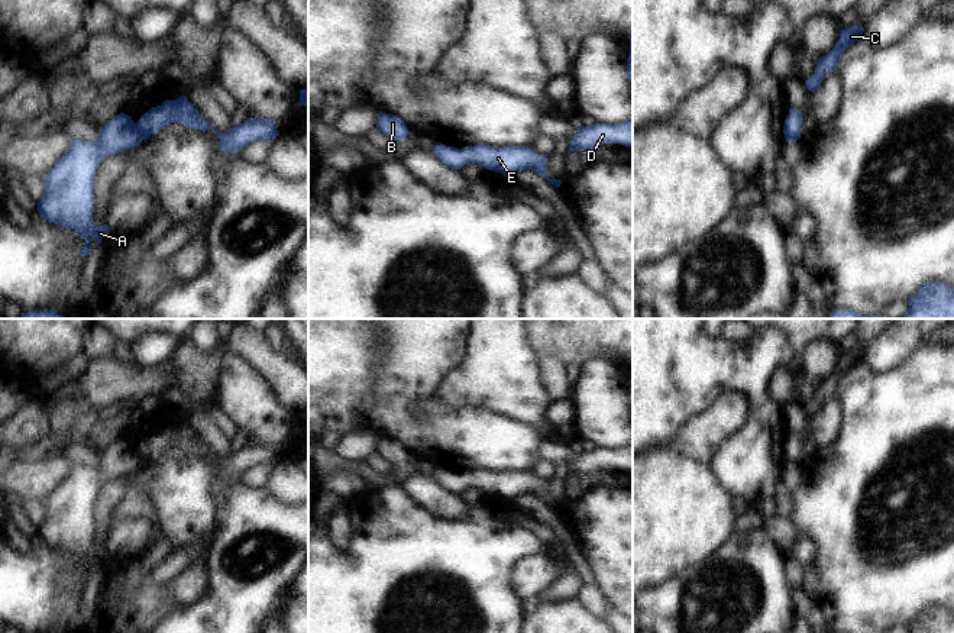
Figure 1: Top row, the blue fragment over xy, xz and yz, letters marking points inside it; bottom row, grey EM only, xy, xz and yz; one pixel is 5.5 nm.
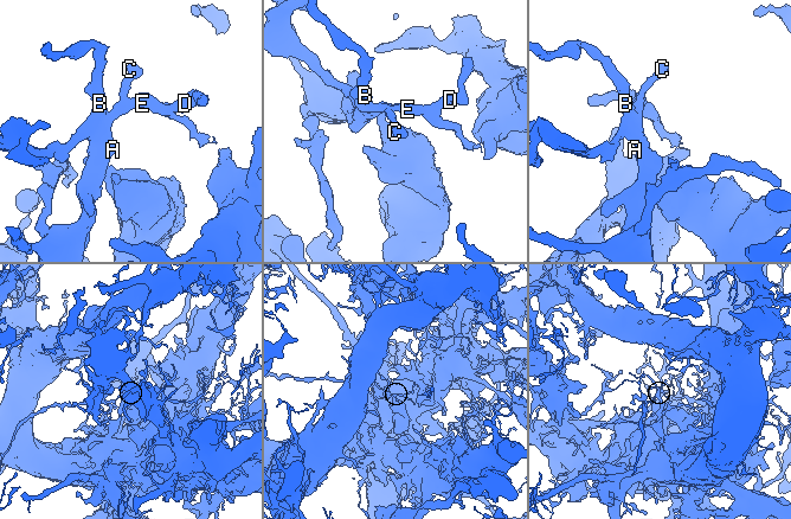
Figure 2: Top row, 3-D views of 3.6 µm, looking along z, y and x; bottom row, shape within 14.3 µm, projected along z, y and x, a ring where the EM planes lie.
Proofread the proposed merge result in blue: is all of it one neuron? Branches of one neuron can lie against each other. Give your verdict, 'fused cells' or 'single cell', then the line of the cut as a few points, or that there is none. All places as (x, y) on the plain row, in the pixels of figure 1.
single cell; cut none

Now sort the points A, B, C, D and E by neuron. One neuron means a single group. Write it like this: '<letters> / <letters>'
A B C D E

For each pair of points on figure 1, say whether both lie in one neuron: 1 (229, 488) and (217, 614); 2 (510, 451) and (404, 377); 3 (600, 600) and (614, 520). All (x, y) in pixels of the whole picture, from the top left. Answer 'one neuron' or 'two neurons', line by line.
1: one neuron
2: one neuron
3: two neurons

